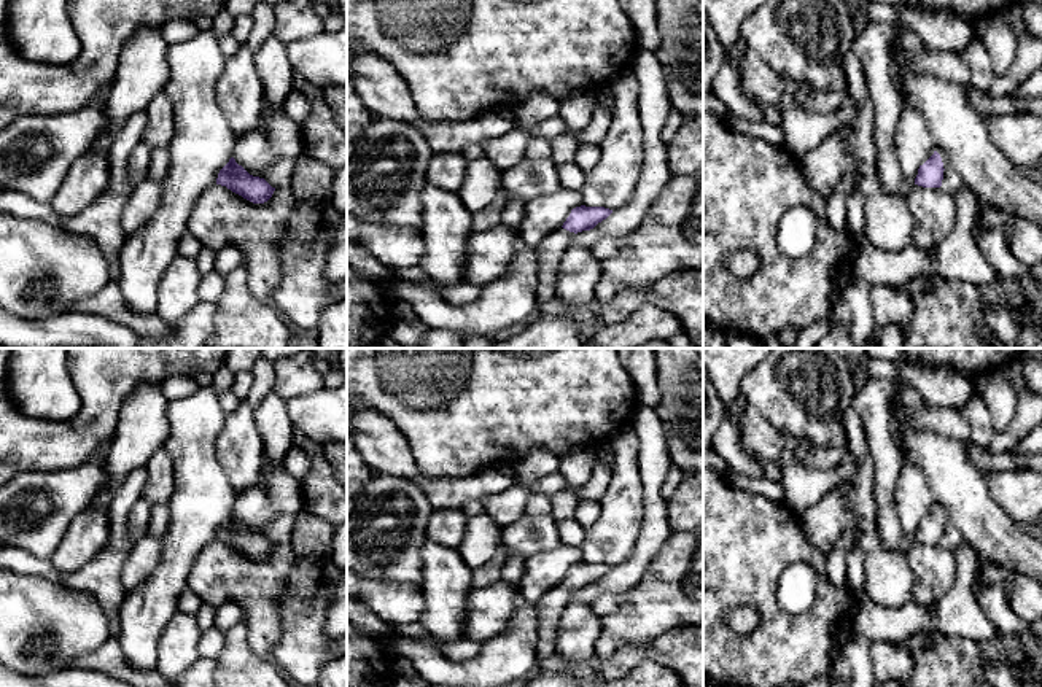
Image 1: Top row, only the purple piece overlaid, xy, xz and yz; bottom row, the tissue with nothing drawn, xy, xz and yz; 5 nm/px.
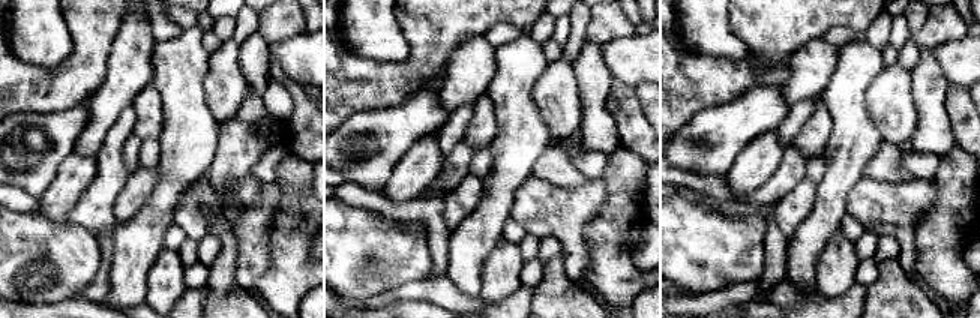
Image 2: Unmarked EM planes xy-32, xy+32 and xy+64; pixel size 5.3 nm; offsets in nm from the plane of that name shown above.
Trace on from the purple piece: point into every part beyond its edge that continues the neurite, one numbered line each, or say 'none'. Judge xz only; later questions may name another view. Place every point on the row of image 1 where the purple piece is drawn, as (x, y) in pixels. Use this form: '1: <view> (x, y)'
1: xz (551, 252)

